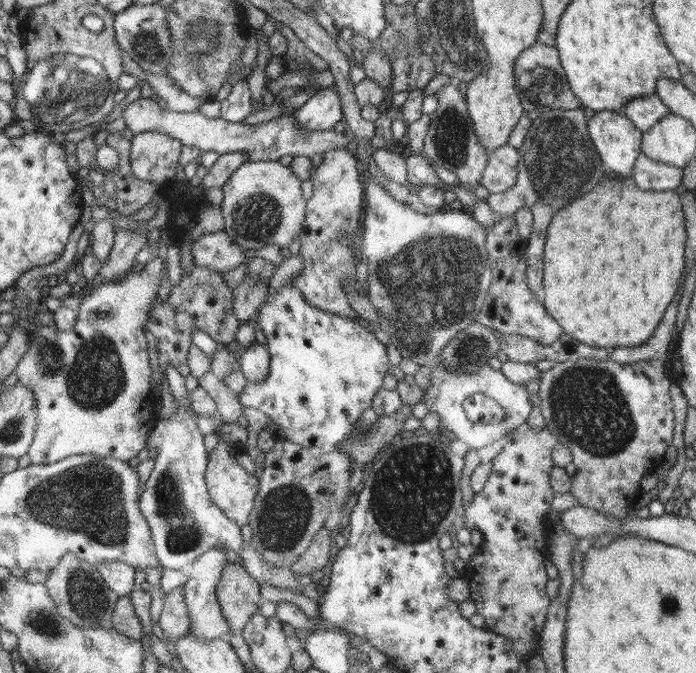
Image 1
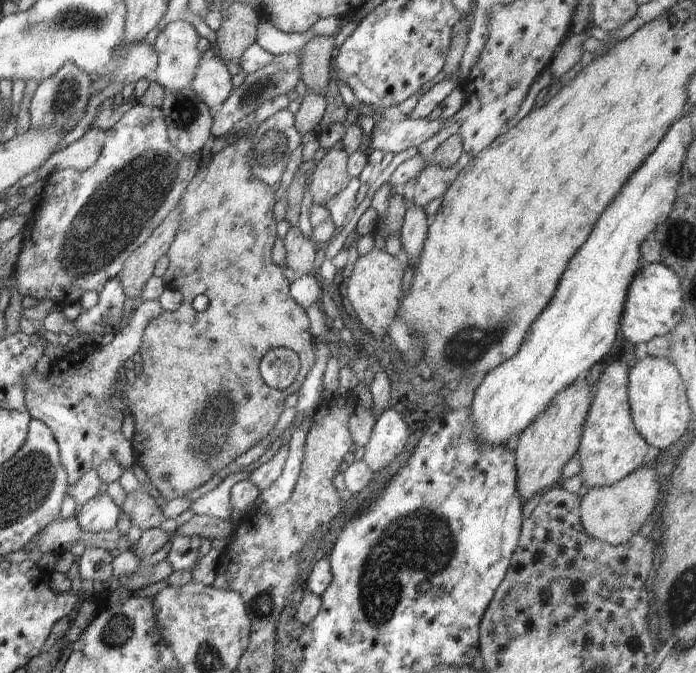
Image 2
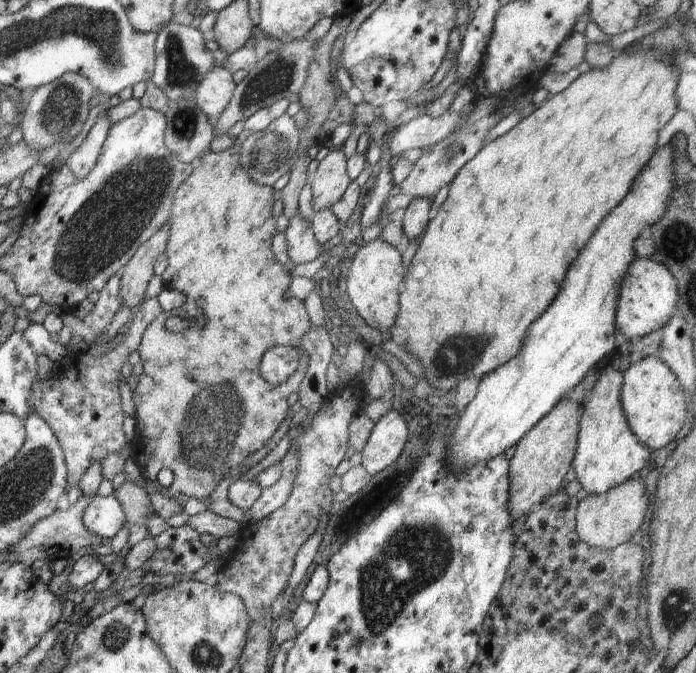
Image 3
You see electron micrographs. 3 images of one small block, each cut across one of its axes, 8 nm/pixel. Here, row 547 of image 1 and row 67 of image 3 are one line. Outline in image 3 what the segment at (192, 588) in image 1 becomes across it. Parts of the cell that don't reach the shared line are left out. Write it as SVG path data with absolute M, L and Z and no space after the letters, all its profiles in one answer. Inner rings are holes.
M214 66L206 74L200 86L196 88L194 96L196 104L202 108L202 112L211 120L220 116L232 100L233 90L237 85L234 82L233 75L223 67Z

